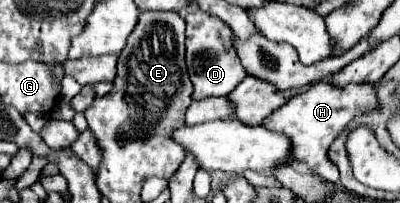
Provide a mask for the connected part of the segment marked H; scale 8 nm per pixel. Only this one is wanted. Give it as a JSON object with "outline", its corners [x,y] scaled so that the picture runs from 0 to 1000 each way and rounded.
{"outline":[[[793,409],[793,419],[778,419],[768,448],[733,468],[718,507],[693,527],[678,567],[668,567],[653,596],[653,626],[683,655],[708,655],[728,704],[728,773],[738,793],[773,813],[773,833],[788,842],[803,882],[843,901],[848,833],[825,788],[818,734],[828,695],[863,635],[863,616],[888,567],[903,567],[938,517],[943,517],[943,478],[938,478],[933,419],[873,419],[863,438],[843,438],[823,409]]]}

